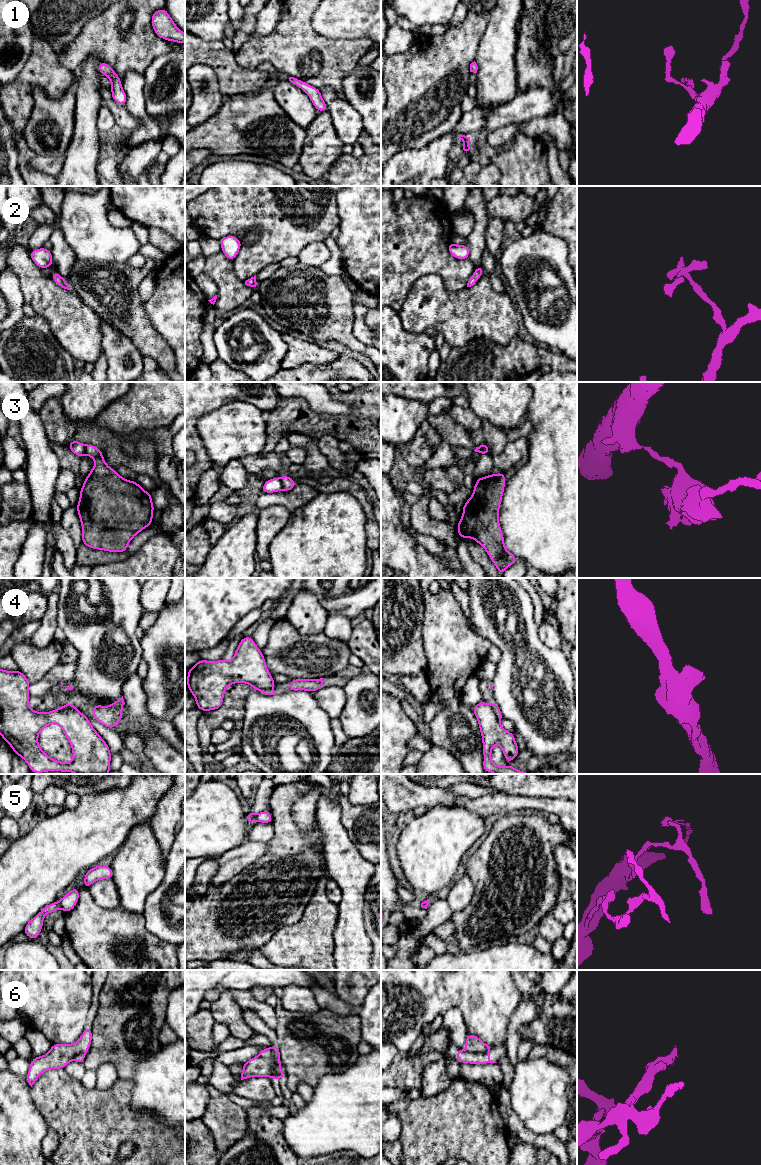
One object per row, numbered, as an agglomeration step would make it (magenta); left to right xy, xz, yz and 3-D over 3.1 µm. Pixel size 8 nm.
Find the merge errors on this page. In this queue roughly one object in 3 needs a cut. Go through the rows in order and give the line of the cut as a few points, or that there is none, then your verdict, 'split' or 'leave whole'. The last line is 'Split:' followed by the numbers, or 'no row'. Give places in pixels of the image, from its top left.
1: no cut | leave whole
2: no cut | leave whole
3: xz (279, 477), (282, 489) | split
4: yz (489, 704), (499, 721) | split
5: xz (256, 814), (254, 820) | split
6: xz (269, 1048), (274, 1063), (274, 1071), (270, 1076) | split
Split: 3, 4, 5, 6

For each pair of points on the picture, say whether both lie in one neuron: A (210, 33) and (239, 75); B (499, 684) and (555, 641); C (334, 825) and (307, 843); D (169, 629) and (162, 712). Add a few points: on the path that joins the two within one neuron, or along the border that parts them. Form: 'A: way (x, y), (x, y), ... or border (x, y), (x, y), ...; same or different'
A: border (195, 35), (205, 40), (222, 41); different
B: border (537, 627), (539, 639), (548, 647), (559, 649); different
C: border (316, 825), (322, 834), (324, 856); different
D: way (156, 650), (158, 691); same

